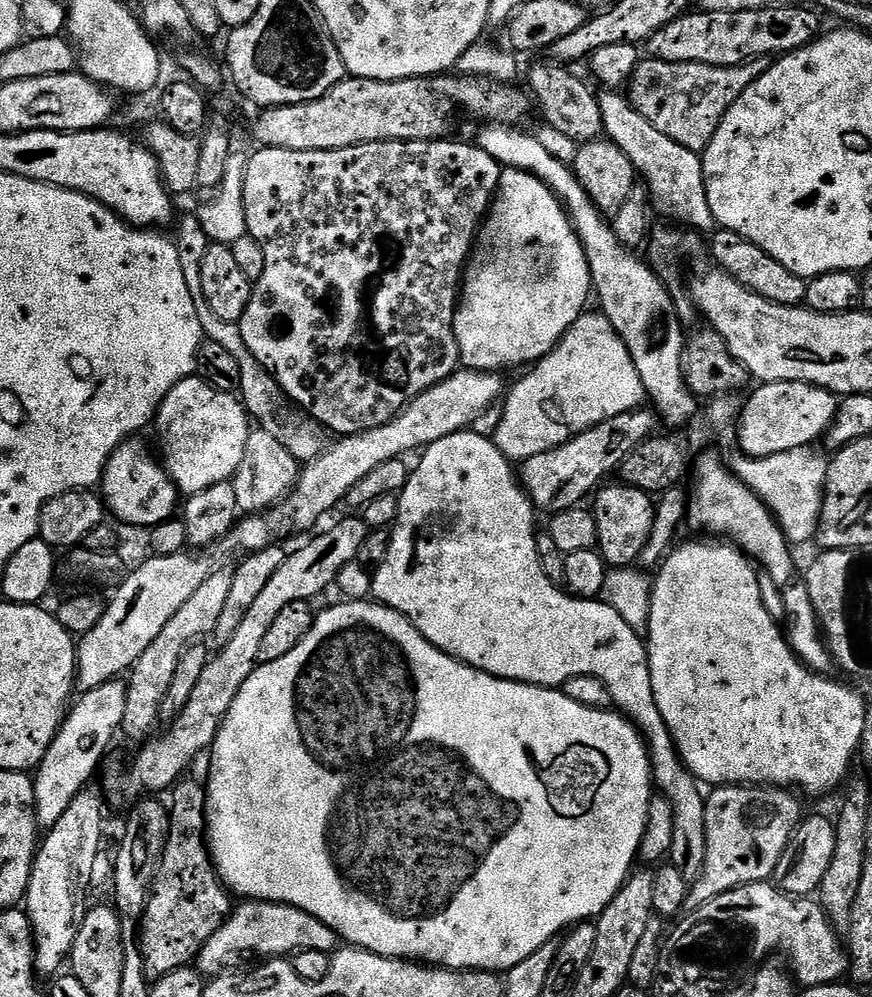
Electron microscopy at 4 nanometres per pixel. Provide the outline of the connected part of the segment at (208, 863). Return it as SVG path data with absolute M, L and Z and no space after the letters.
M184 778L171 789L172 804L168 808L168 841L160 868L156 871L156 881L152 884L152 893L148 895L148 904L144 907L144 917L140 920L138 939L140 953L144 963L144 973L149 981L160 980L179 968L189 967L199 956L202 946L232 915L233 897L220 878L216 865L212 863L212 853L208 847L206 835L206 813L208 794L203 783Z

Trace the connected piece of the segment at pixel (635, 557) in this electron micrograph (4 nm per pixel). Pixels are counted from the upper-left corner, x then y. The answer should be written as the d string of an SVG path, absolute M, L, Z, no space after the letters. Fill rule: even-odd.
M608 482L595 493L594 515L598 526L598 551L605 564L612 568L627 568L639 561L642 550L650 542L656 521L657 501L653 493L643 492L633 484Z

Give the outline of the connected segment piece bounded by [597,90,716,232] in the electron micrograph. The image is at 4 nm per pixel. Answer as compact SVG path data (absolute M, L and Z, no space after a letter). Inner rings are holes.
M604 90L604 93L600 92L597 97L602 112L603 133L626 154L643 181L645 178L644 186L653 211L672 219L669 221L680 223L698 232L710 229L713 231L716 223L706 195L701 155L687 150L672 138L667 138L666 134L643 118L642 114L638 114L623 93Z

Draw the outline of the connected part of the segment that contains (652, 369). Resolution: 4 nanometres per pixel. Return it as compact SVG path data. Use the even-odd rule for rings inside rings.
M489 123L480 132L478 143L490 158L494 158L500 163L501 167L522 169L532 172L539 180L557 197L564 205L565 212L574 226L579 240L583 244L583 250L586 254L588 265L591 270L593 291L598 294L602 306L602 315L614 326L616 332L626 342L628 353L632 356L634 366L638 370L638 378L642 378L647 399L652 400L651 407L658 413L659 419L672 426L684 426L697 419L698 408L696 412L696 403L698 397L691 388L688 387L688 378L684 370L684 350L686 347L686 331L680 325L680 316L676 313L676 306L663 282L659 279L659 273L648 265L644 260L638 260L635 253L619 242L617 235L612 230L611 223L601 215L593 200L586 194L586 190L578 182L575 172L567 164L559 162L552 154L543 149L542 144L538 142L533 133L526 134L520 132L521 129L503 126L501 124Z

